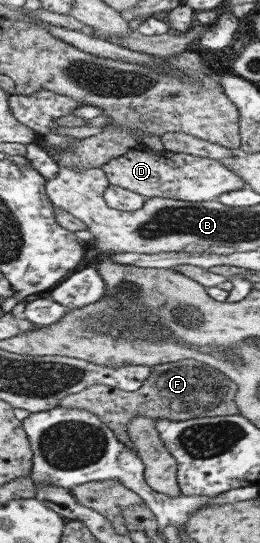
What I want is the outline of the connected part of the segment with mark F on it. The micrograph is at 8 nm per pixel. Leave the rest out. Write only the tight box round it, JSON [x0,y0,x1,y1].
[58,360,240,454]

